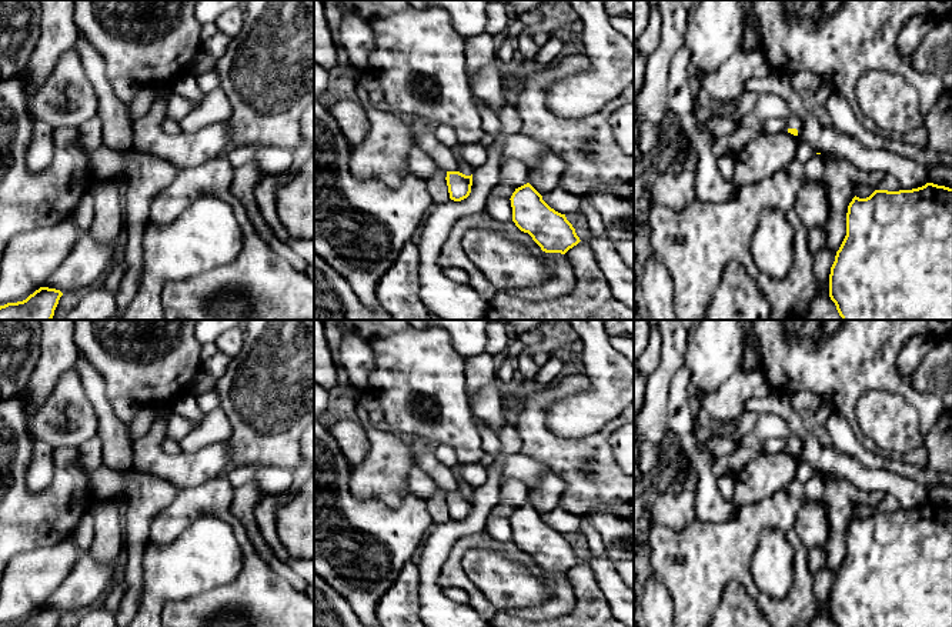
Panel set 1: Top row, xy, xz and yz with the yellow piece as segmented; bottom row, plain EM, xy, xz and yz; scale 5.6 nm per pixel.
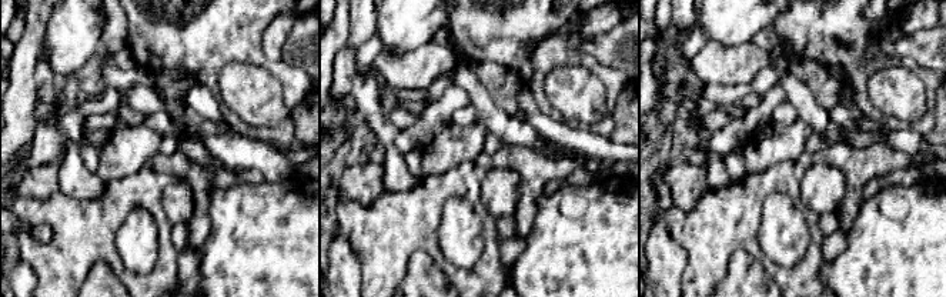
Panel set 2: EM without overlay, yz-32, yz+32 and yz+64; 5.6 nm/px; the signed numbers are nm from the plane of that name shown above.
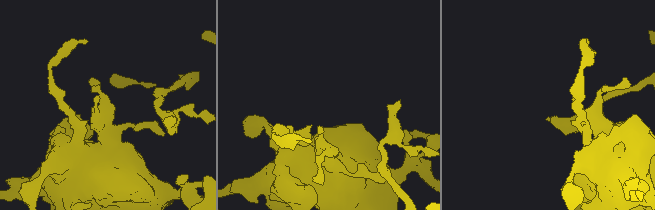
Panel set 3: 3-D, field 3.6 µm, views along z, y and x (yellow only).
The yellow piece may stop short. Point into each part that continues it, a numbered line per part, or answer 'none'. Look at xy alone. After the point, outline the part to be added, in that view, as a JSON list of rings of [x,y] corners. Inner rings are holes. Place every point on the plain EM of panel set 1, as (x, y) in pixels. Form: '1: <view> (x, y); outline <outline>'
none

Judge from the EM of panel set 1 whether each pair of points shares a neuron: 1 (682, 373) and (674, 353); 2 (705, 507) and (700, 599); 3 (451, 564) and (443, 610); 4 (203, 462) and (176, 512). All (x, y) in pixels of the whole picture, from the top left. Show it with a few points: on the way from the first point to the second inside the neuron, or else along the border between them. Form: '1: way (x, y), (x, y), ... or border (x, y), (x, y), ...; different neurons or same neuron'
1: border (682, 364), (671, 380), (668, 399); different neurons
2: border (735, 509), (722, 522), (697, 520); different neurons
3: border (448, 557), (438, 576), (438, 586), (443, 590); different neurons
4: border (220, 474), (197, 486), (179, 490); different neurons

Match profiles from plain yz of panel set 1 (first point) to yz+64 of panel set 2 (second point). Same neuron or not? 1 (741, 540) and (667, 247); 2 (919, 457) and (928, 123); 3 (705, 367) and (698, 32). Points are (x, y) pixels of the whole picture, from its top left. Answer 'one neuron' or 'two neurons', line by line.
1: two neurons
2: one neuron
3: two neurons

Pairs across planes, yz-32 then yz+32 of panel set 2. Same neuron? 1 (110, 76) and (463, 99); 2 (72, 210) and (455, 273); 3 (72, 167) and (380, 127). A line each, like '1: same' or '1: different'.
1: different
2: same
3: same

